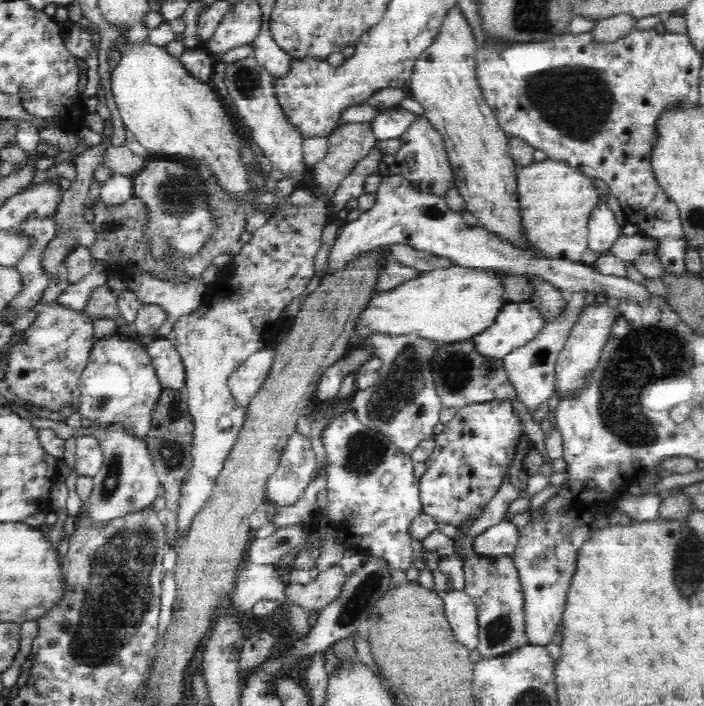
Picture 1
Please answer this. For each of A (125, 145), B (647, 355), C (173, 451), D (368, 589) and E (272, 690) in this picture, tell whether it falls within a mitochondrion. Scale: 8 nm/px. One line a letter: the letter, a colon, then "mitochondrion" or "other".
A: other
B: mitochondrion
C: mitochondrion
D: mitochondrion
E: other

